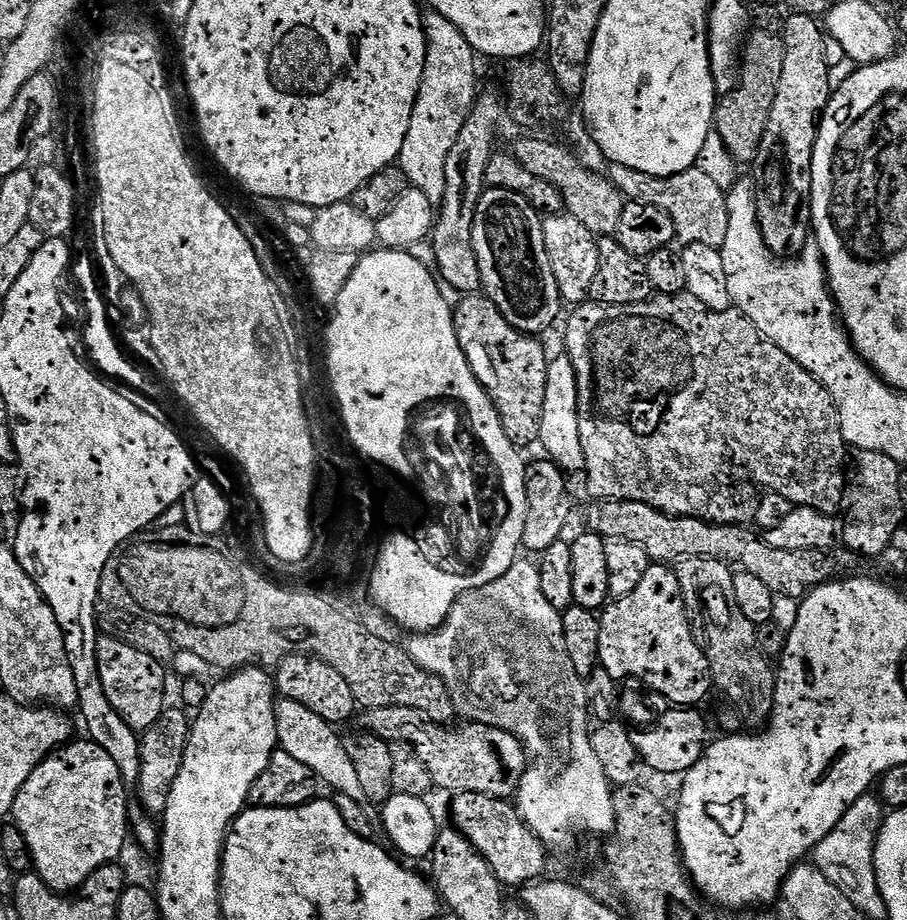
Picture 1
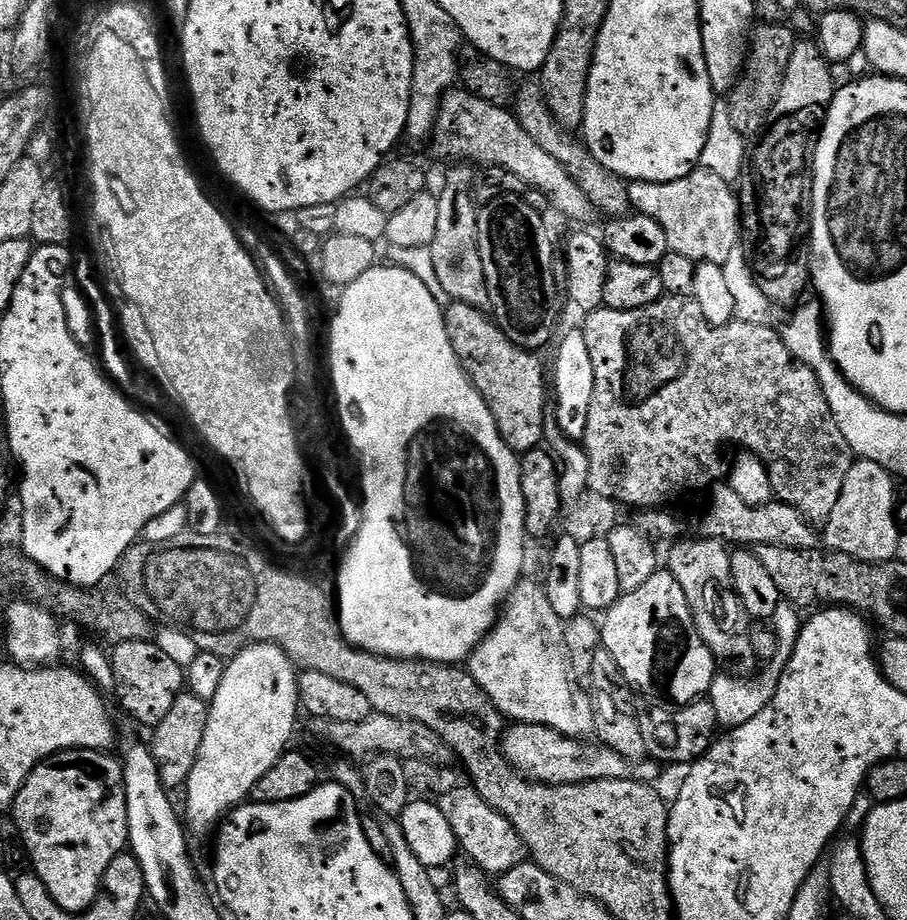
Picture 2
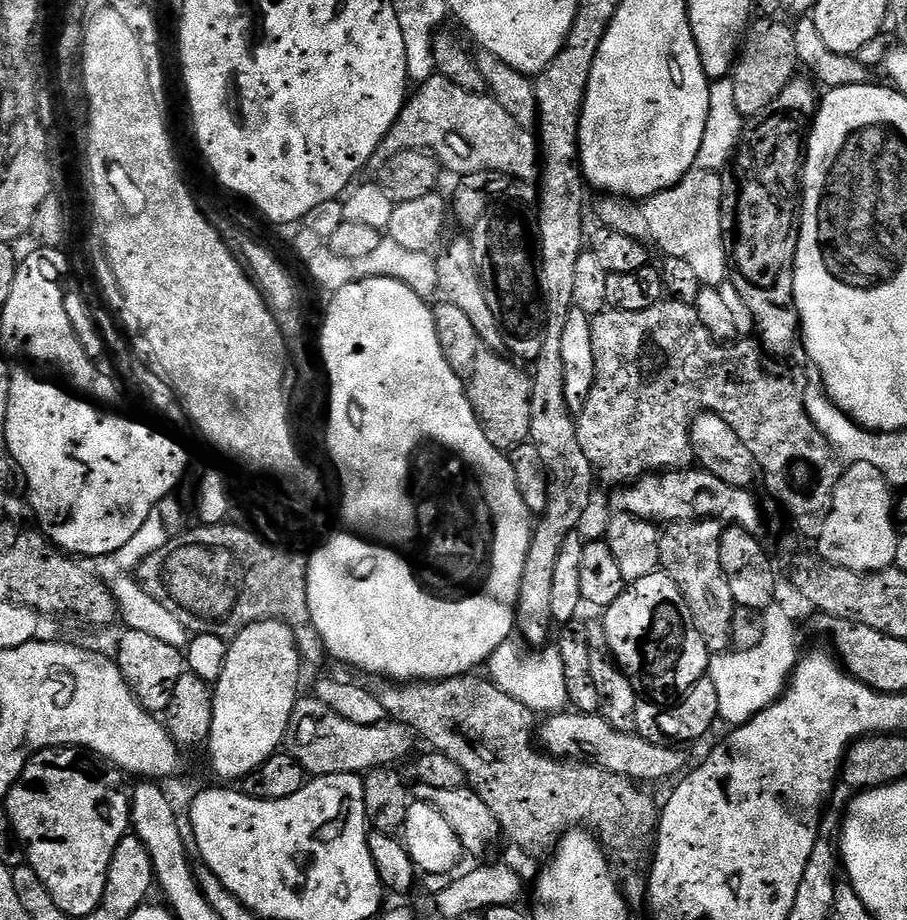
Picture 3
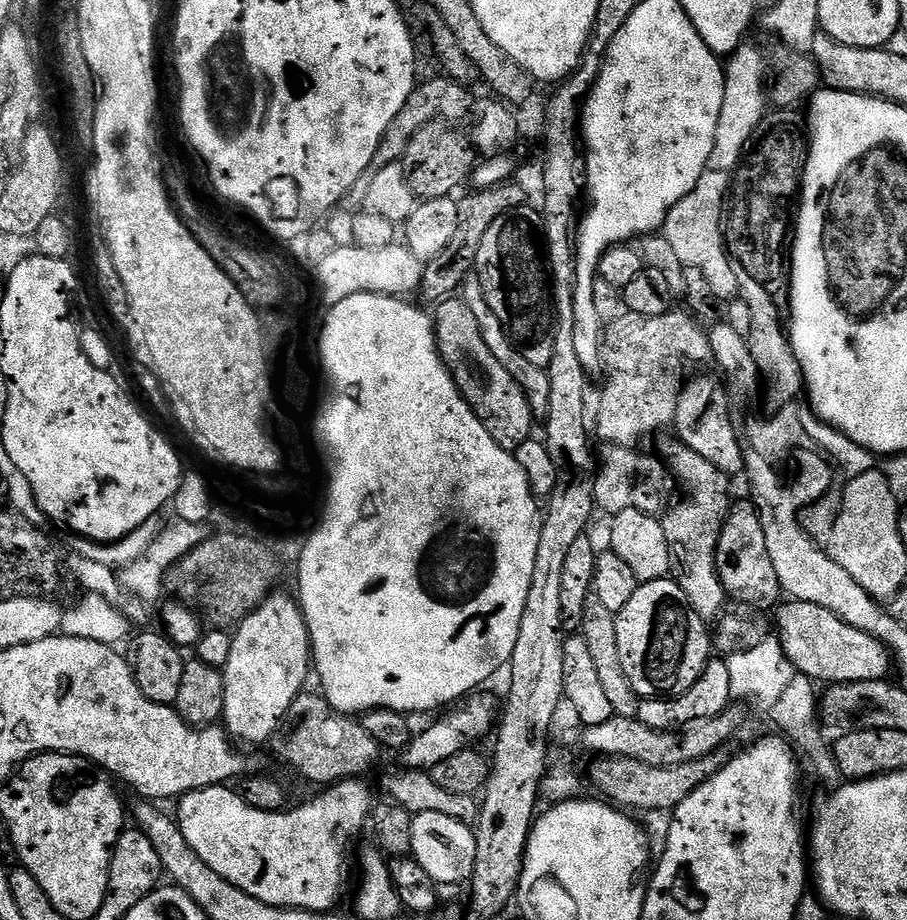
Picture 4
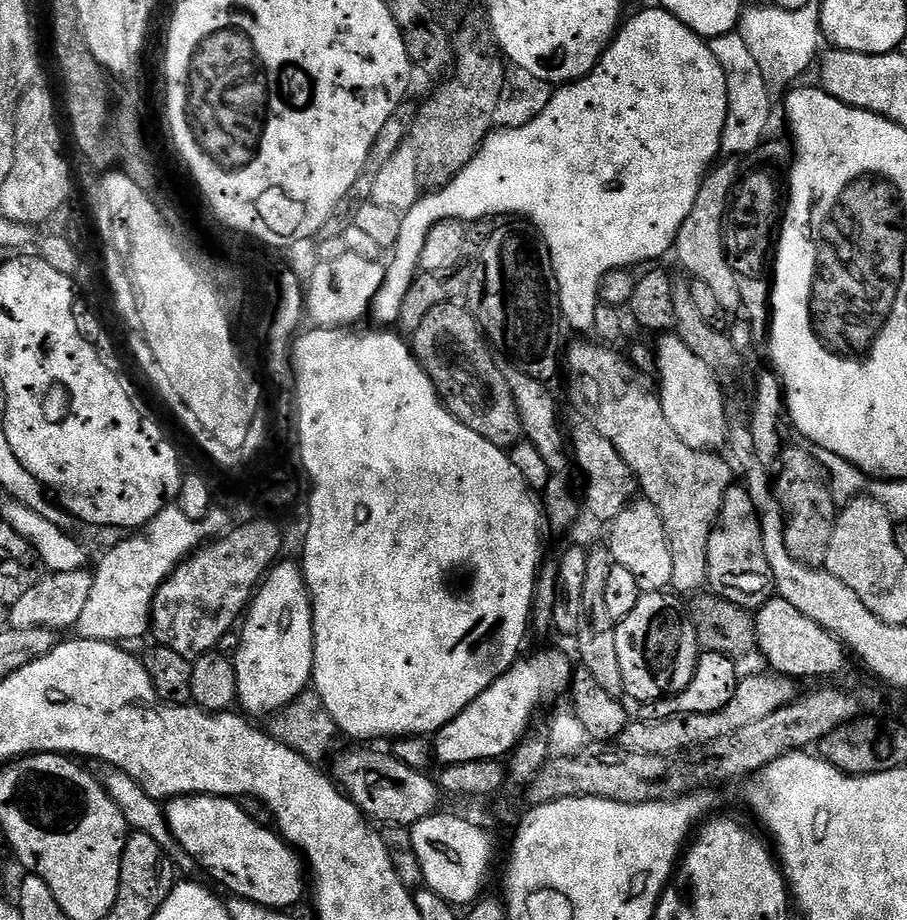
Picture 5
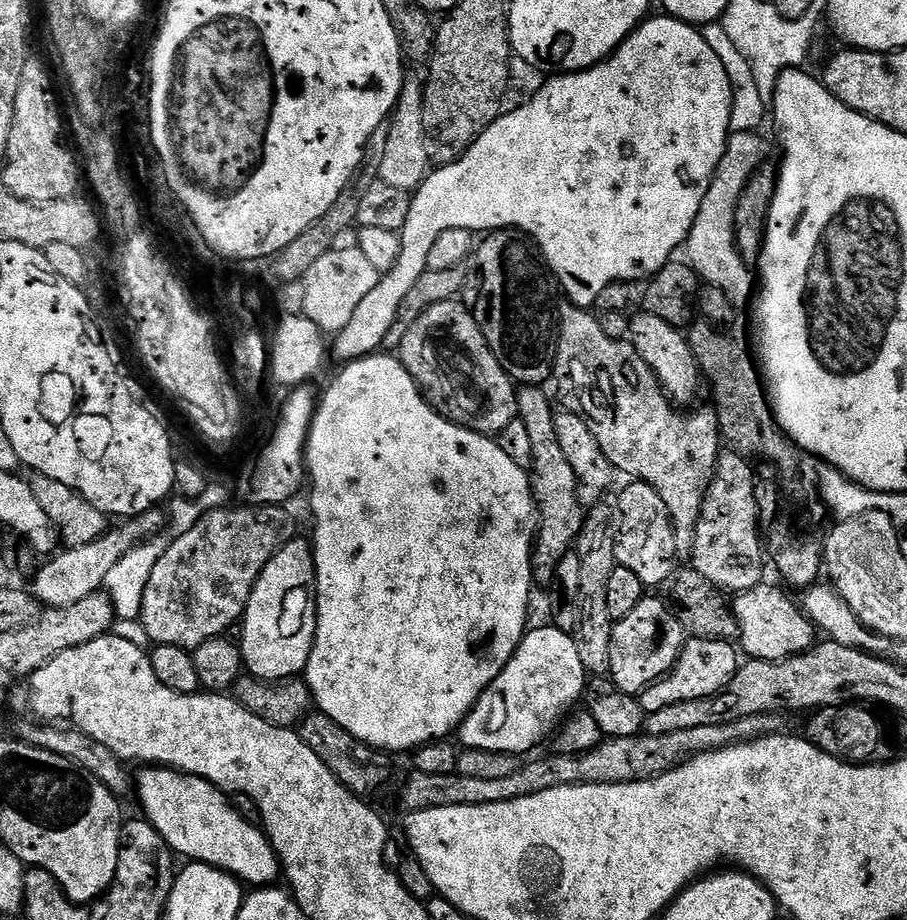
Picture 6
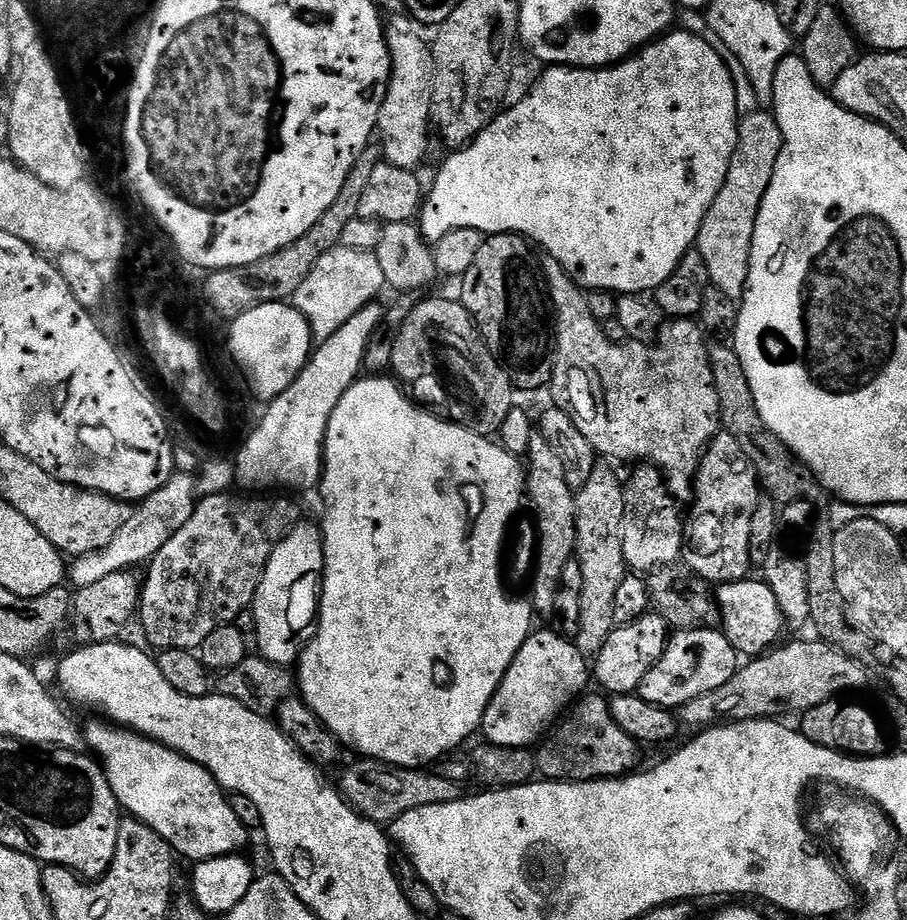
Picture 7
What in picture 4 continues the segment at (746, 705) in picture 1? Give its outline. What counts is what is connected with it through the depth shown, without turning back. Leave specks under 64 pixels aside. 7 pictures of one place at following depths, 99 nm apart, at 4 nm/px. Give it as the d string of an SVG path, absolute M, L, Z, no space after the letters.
M679 439L662 441L658 452L672 473L679 491L685 492L684 500L677 499L662 520L672 559L671 579L683 590L690 606L703 620L716 622L726 608L726 593L716 569L716 547L728 511L734 503L733 497L728 497L729 477Z

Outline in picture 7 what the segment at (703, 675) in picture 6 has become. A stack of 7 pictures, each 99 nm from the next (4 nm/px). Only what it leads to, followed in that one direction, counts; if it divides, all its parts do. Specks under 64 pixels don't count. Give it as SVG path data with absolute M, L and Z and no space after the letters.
M715 627L673 631L662 658L658 658L650 674L640 680L638 695L656 707L678 710L686 702L702 698L702 694L710 694L718 690L718 686L726 686L726 682L734 678L737 667L736 647L724 637L723 631Z

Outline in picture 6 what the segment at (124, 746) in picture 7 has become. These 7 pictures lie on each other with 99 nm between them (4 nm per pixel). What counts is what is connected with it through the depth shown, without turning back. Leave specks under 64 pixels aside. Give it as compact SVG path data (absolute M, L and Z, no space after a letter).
M144 766L139 771L140 776L138 772L134 780L134 792L137 797L140 795L140 804L144 807L143 815L158 830L158 834L162 834L162 838L177 857L188 856L184 858L221 868L245 885L252 884L248 886L272 886L279 881L276 879L281 879L280 860L276 857L276 851L272 849L267 835L257 825L246 822L246 818L242 818L232 805L231 799L216 785L203 780L201 776L178 772L174 768Z

